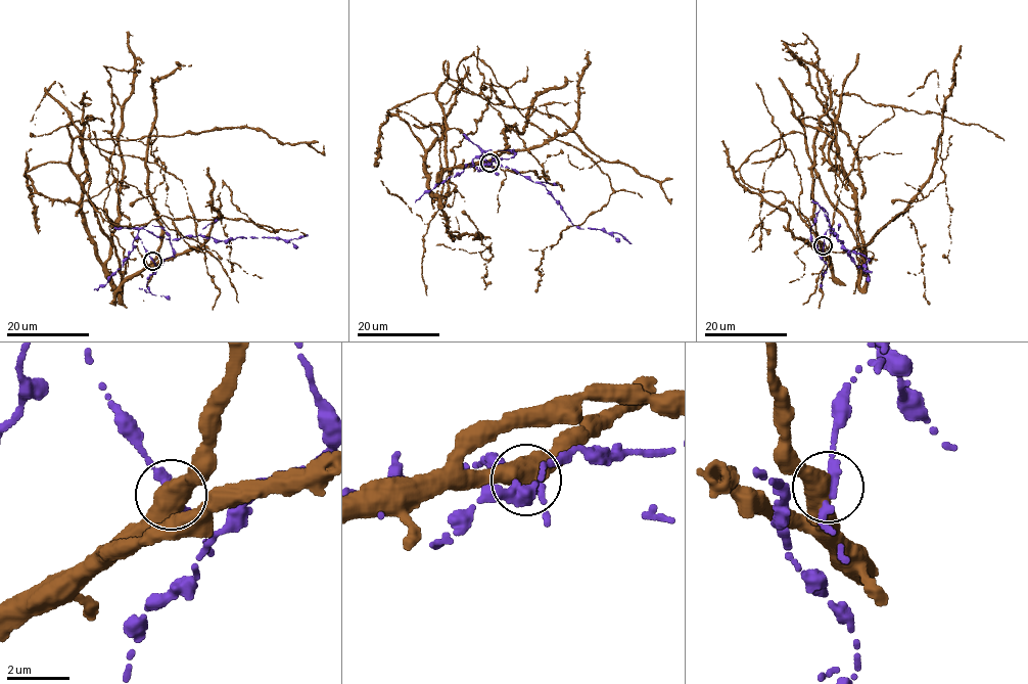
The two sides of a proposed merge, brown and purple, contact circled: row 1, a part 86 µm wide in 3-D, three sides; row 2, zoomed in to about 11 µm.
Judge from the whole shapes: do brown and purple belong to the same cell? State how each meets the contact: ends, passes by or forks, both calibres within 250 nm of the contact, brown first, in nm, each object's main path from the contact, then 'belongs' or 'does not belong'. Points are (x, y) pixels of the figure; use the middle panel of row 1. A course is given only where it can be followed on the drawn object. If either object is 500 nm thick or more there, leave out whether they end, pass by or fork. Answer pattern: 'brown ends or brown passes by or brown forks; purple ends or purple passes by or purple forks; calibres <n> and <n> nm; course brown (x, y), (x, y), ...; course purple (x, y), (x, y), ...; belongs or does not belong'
brown passes by; purple passes by; calibres 440 and 260 nm; course brown (489, 163), (563, 135), (471, 54), (433, 194), (438, 124), (439, 183), (542, 170); course purple (489, 163), (481, 161), (483, 151), (497, 164), (542, 182), (572, 225), (618, 233), (631, 243); belongs

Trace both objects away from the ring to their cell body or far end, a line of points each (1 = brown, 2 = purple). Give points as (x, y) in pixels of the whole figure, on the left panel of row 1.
1: (152, 261), (211, 219), (105, 220), (81, 174), (121, 302), (69, 123), (183, 183), (213, 309)
2: (152, 261), (138, 236), (139, 228), (170, 240), (198, 235), (224, 240), (242, 236), (293, 239), (308, 234)

